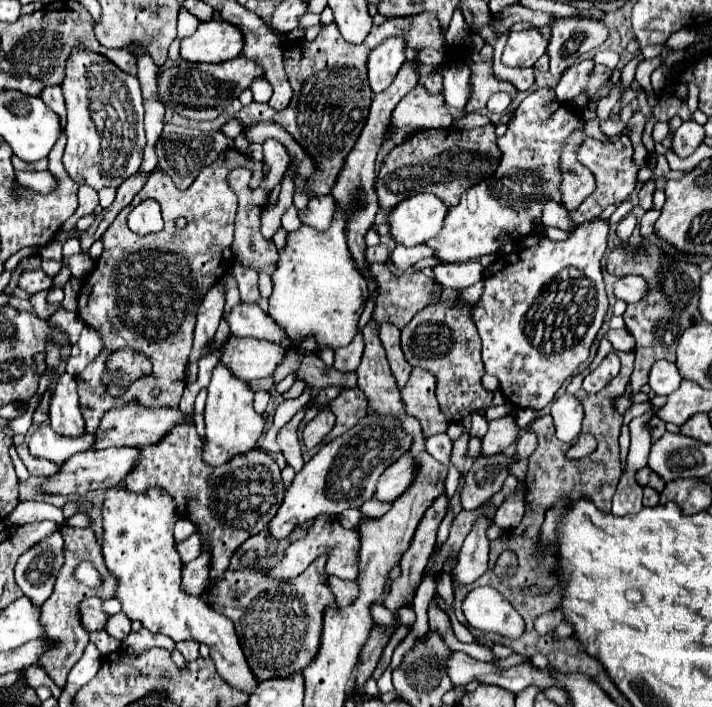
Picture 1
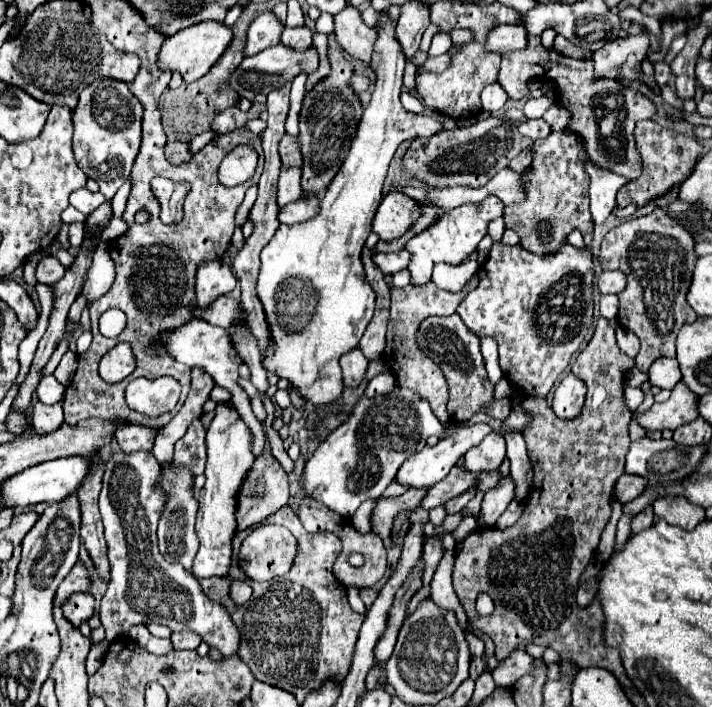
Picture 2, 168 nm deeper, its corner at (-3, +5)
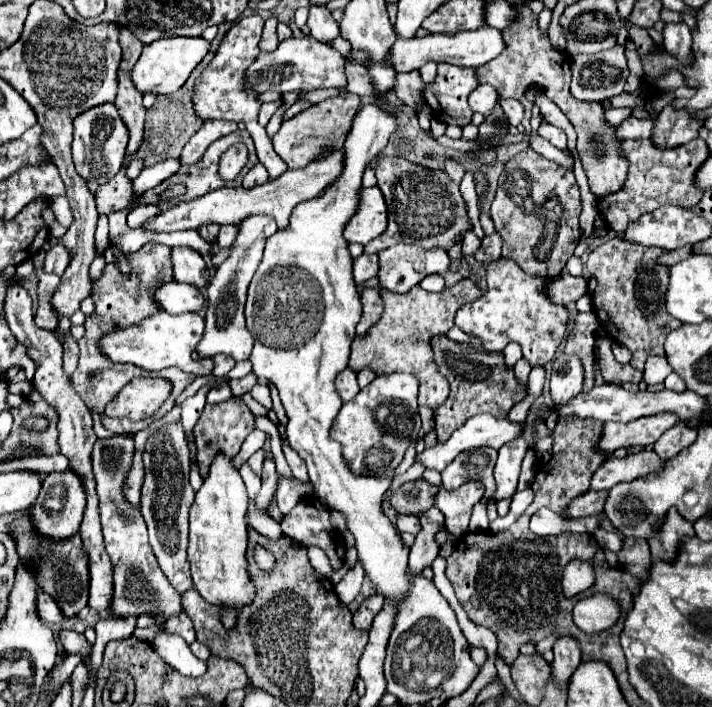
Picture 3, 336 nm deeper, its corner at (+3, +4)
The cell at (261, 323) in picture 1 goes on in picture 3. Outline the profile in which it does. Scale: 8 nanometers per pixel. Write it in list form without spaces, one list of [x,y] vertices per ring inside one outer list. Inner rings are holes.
[[[176,280],[158,286],[154,292],[154,300],[160,306],[160,310],[170,314],[198,312],[200,308],[204,308],[204,302],[206,302],[196,286],[178,284]]]

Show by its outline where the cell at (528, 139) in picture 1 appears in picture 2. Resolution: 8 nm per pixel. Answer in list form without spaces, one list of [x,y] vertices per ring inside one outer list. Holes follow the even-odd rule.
[[[488,195],[484,201],[480,203],[466,203],[466,205],[460,205],[452,211],[446,211],[436,223],[432,223],[432,227],[428,227],[424,233],[412,237],[408,243],[406,243],[406,249],[412,253],[412,259],[410,259],[410,277],[412,277],[412,285],[424,285],[430,281],[432,277],[432,269],[436,263],[444,261],[444,263],[462,263],[466,261],[478,247],[478,243],[484,239],[486,235],[486,229],[488,229],[488,223],[496,217],[502,217],[504,215],[504,203],[494,197],[494,195]]]

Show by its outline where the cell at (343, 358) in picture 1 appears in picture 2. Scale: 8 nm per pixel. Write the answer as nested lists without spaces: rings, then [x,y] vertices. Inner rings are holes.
[[[354,347],[352,351],[348,351],[348,353],[344,353],[340,357],[340,367],[342,367],[342,379],[344,379],[344,383],[348,387],[356,387],[364,379],[368,361],[366,361],[364,355],[360,355],[360,349]]]

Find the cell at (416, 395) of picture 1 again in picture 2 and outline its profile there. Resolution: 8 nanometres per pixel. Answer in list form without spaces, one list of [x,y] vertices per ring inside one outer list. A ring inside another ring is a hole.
[[[472,277],[466,287],[458,293],[448,293],[440,287],[436,287],[432,281],[426,283],[424,287],[416,287],[416,285],[406,285],[406,287],[394,287],[390,289],[392,293],[392,307],[390,307],[390,321],[388,321],[388,335],[386,335],[386,351],[384,351],[384,363],[394,371],[396,381],[400,387],[412,389],[416,391],[416,395],[420,399],[426,399],[434,411],[434,415],[438,417],[440,423],[448,423],[450,417],[446,413],[446,401],[448,401],[448,387],[446,387],[446,379],[444,373],[440,371],[440,367],[432,361],[426,359],[414,339],[414,333],[418,329],[418,325],[422,323],[422,319],[430,317],[430,315],[452,315],[456,313],[456,307],[464,301],[464,297],[478,285],[478,277]]]

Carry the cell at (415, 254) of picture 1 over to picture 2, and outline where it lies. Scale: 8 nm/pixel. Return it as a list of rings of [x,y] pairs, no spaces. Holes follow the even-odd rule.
[[[396,251],[396,253],[374,253],[372,255],[374,263],[382,269],[382,273],[396,273],[406,269],[406,263],[410,259],[408,251]]]

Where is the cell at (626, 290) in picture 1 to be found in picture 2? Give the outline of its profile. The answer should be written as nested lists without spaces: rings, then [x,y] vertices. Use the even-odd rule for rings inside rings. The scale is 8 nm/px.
[[[604,271],[600,275],[600,281],[598,281],[598,289],[602,293],[620,293],[624,291],[626,287],[626,279],[624,279],[624,273],[622,271]]]

